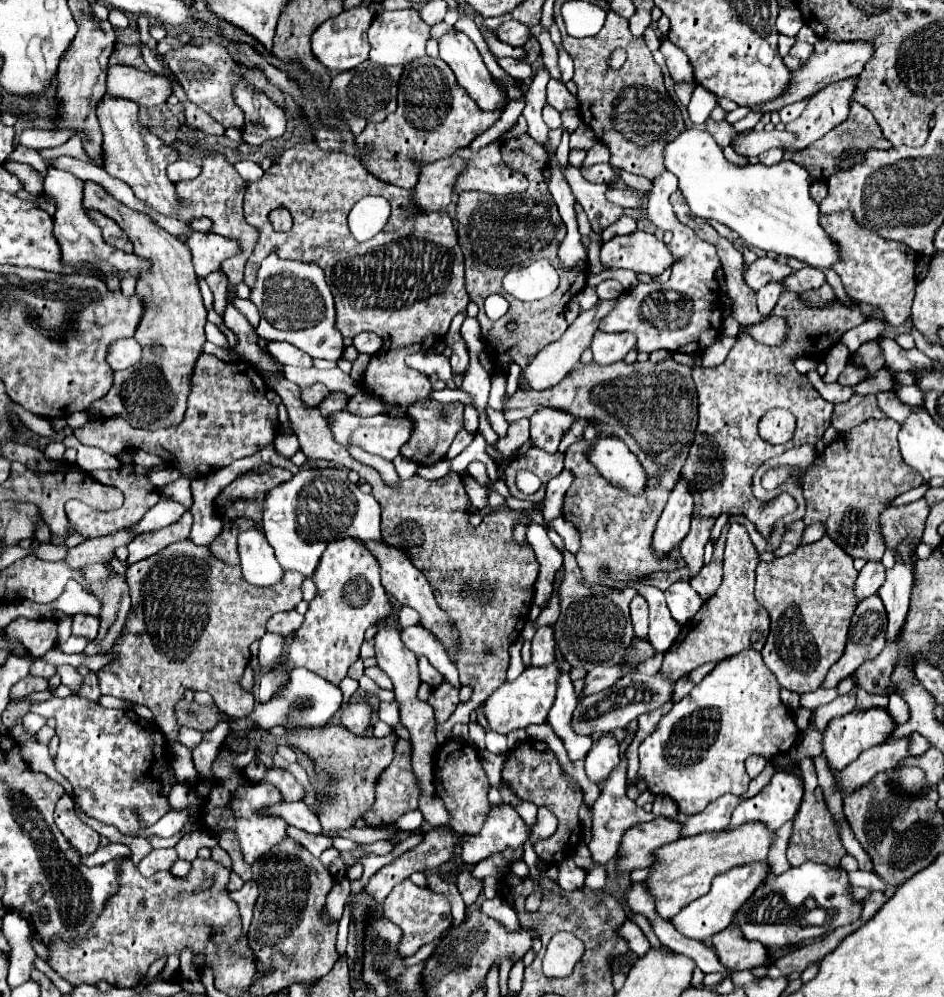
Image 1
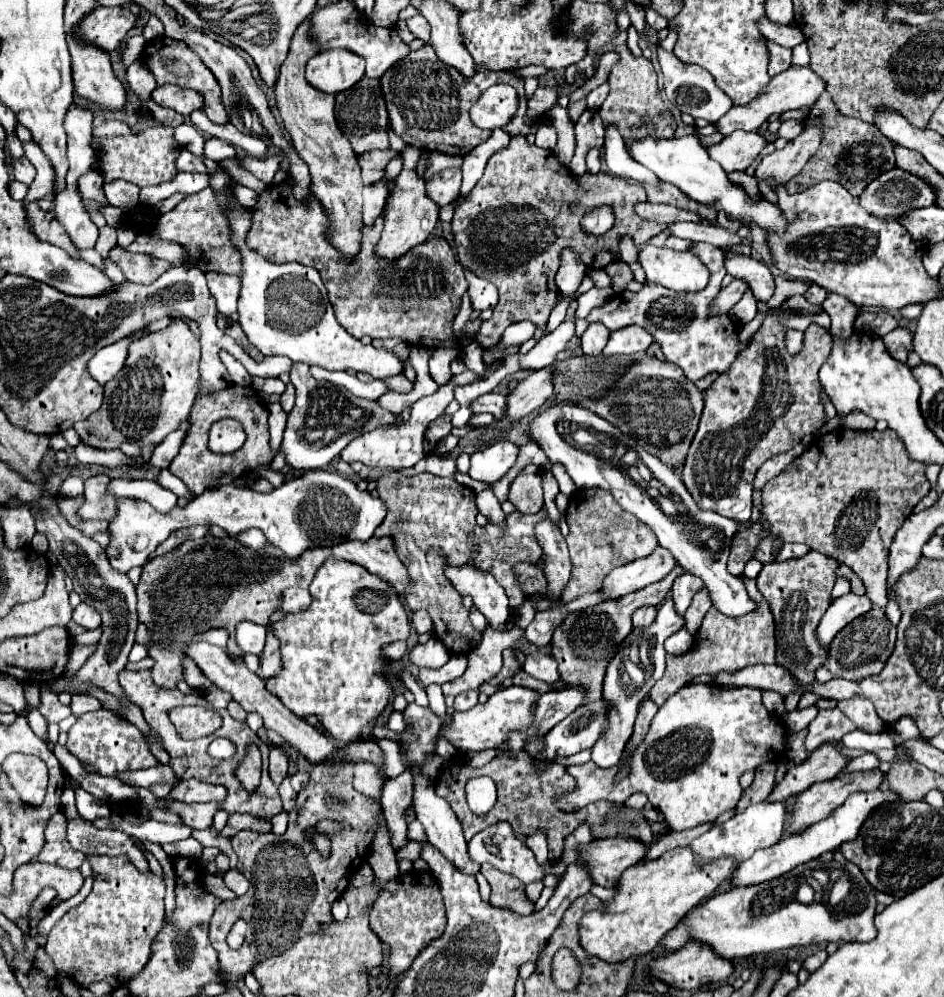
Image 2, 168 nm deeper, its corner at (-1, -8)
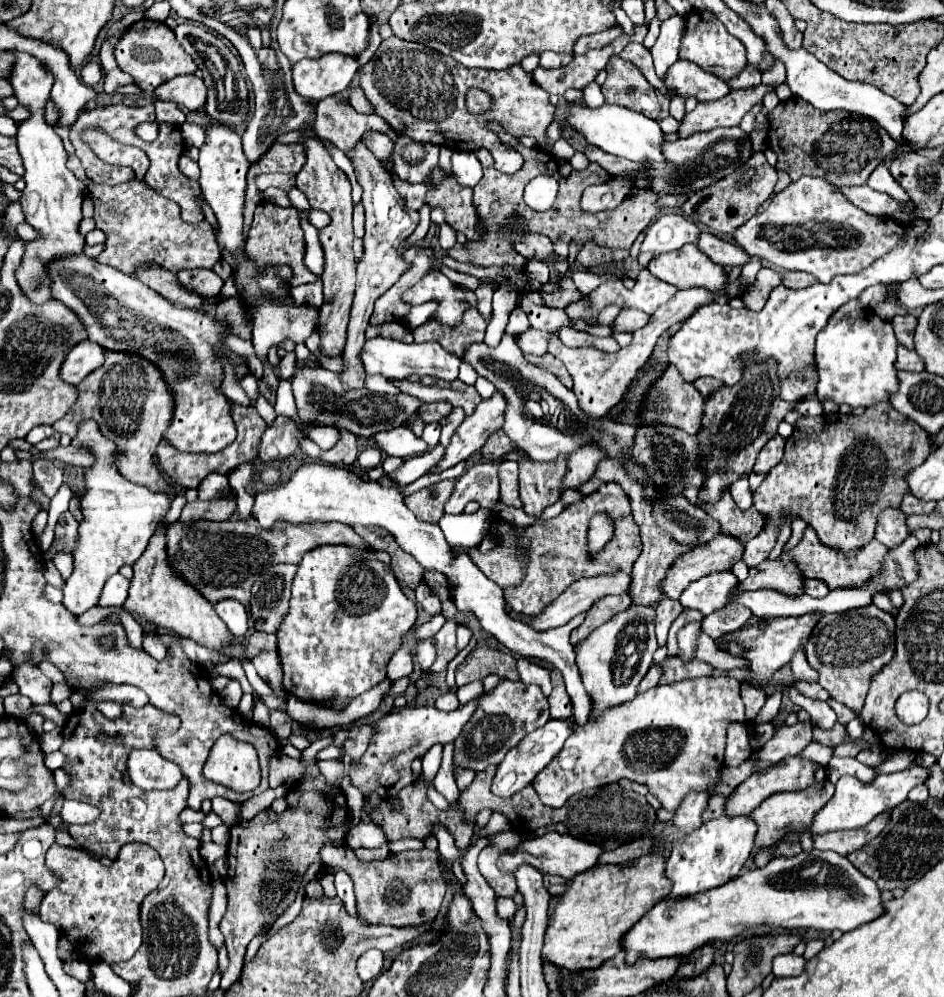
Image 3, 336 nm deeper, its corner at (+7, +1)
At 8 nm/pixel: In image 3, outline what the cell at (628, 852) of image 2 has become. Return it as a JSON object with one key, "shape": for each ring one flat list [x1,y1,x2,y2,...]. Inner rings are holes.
{"shape":[[546,832,540,838,532,838,532,840,524,840,520,846,516,846,514,852,504,852,498,858,498,868,504,874,514,874,514,870,518,870,518,866,522,864,530,864,536,870,540,870,542,874,554,874,554,876,562,876,566,880,572,880,576,874,586,872,588,868,592,868,598,860,598,856,602,854,602,846,592,844,592,842,582,842,580,838,574,838,570,834,562,836,558,832]]}

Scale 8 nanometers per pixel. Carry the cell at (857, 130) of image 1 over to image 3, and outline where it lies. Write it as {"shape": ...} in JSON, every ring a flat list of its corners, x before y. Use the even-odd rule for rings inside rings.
{"shape":[[802,98,782,100,770,114,768,146,776,152,776,168,786,170,796,182,802,176,828,178,834,186,858,186,868,180,878,164,882,164,898,144,876,122,854,118,842,110,822,112]]}

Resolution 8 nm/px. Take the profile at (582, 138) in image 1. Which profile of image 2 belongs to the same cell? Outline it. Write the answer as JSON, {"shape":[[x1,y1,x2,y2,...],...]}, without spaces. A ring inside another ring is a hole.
{"shape":[[590,149,588,153,586,153,586,165,588,165,588,173,598,173,600,171,600,152,599,149]]}

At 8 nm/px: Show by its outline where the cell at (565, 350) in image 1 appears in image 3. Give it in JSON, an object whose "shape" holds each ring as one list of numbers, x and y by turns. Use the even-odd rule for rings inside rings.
{"shape":[[498,392,494,394,494,398,480,402,474,414,466,416,464,422,454,432,440,462,434,468,430,468,426,474,440,474,452,468,454,464,468,460,474,452,478,452,484,446,486,438,502,428,504,410,506,410,506,400]]}

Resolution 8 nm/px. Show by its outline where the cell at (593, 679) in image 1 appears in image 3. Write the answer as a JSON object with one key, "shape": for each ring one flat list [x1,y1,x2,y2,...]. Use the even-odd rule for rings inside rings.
{"shape":[[500,680,498,686,480,696,478,708,472,714,470,722,466,722,462,734,454,740,454,770,470,768,474,772,486,770,490,764,500,764,510,748,514,748,526,734,538,730,548,722,548,698,542,694,538,686]]}

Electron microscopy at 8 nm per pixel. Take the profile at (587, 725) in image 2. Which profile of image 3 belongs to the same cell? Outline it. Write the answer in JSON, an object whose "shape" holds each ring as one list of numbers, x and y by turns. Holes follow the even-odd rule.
{"shape":[[550,720,550,722,546,722,546,726,542,726,542,728,534,730,534,732,530,732,530,734,526,734,526,738,522,738,520,744,506,754,506,758,502,760,502,764,498,764,496,776,492,780,490,790,496,796,500,796,500,798,510,798,512,794,516,794,524,786,528,786,534,780,534,776,540,770,544,770,550,764,550,760,558,754,558,750,564,744,564,738,570,736,572,726,574,726,572,720]]}

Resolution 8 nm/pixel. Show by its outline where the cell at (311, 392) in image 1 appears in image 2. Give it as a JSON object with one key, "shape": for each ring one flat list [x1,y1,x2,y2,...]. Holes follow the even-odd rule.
{"shape":[[294,363,290,371,290,381,296,387,296,405,288,413,288,425,284,431,282,451,286,451,286,461,294,469,322,469,326,467,354,437,372,431,386,423,396,423,396,415,382,409,376,401,352,397,346,389,336,387,328,381,316,381,308,365]]}

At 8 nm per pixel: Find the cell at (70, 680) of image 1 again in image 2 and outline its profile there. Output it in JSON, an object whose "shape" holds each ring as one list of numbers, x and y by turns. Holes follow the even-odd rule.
{"shape":[[72,695,70,707,72,707,74,715,82,715,86,711,100,709,100,701,96,697,92,697,92,695]]}

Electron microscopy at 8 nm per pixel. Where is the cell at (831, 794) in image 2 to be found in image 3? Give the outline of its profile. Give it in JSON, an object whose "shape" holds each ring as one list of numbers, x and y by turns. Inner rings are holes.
{"shape":[[822,780,802,792,780,792,774,794,770,798,766,798,752,814,750,818,754,818,756,826,758,826,758,834,754,836,754,846,756,848,770,848,772,844,776,844,778,840,784,838,782,832,794,834,794,830,798,830,798,834,802,834,802,842,800,845,804,848,804,852,812,852,811,835,805,833,806,828,809,828,814,820,816,810,820,810,822,806,826,806,826,802,832,798,834,794,834,784,830,784,830,780]]}

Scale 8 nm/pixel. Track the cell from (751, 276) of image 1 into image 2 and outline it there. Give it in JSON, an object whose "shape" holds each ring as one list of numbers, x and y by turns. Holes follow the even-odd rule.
{"shape":[[734,279,728,287,724,287,718,293,716,301,712,303,712,315,726,315,728,309,734,307,734,303,738,303,748,289,750,287,746,287,746,283,742,283,742,279]]}

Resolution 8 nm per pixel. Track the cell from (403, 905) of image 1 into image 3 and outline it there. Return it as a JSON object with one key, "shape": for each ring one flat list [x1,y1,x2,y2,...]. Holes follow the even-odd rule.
{"shape":[[326,842,326,846,322,846,322,864,332,870,346,870,350,874,358,900,358,914,374,926,382,924,402,928,432,922,438,916,446,896,446,882,436,850,424,848,390,852,384,860,360,862,350,846,334,846]]}

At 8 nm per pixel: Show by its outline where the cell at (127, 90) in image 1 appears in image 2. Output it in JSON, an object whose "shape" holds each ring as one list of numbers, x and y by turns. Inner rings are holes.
{"shape":[[160,85,152,91,152,101,162,105,162,107,168,107,168,109,174,109,176,113,180,115,190,115,194,109,200,109,202,107,202,97,192,91,192,89,184,89,184,87,178,87,178,85]]}

